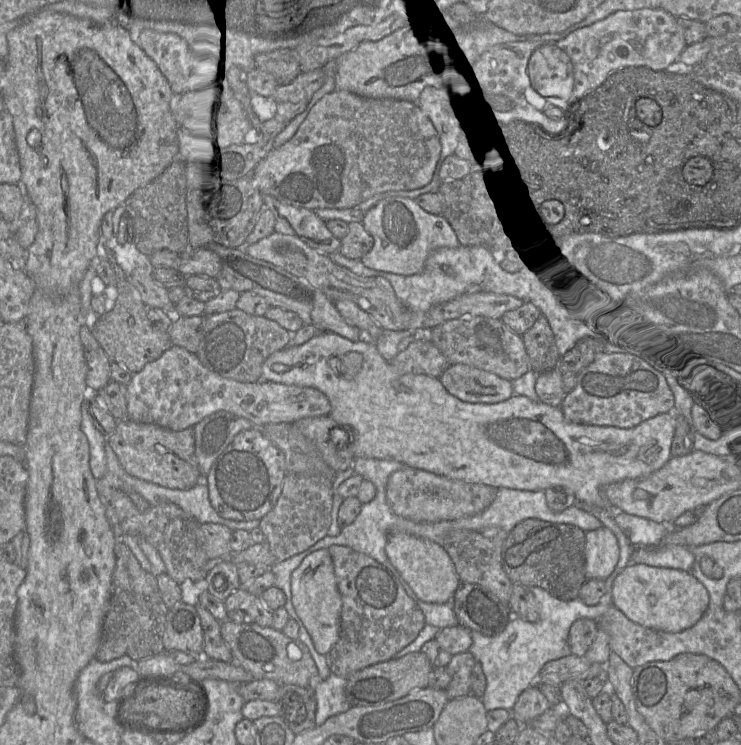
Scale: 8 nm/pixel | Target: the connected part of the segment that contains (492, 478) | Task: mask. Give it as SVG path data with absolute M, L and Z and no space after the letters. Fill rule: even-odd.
M321 332L302 345L286 347L273 353L265 360L262 365L261 381L289 386L314 388L322 392L331 404L331 411L328 416L342 425L351 427L354 431L355 458L394 460L402 463L403 465L424 470L439 476L444 476L449 479L464 481L467 483L480 483L496 489L509 488L525 491L544 491L550 487L562 486L574 493L577 498L577 502L605 509L613 509L604 494L604 490L607 486L626 479L640 479L647 477L662 468L672 457L671 446L676 429L676 414L674 412L659 414L653 418L643 421L633 428L623 429L613 426L575 424L565 419L560 407L550 406L543 402L534 402L521 395L514 394L508 400L495 404L467 403L451 395L443 386L440 378L424 374L399 373L381 356L377 350L375 341L370 340L365 336L358 341L350 341L332 332ZM349 352L356 352L362 355L362 366L355 377L352 379L345 379L341 377L338 368L335 367L335 362L332 363L331 368L329 360L332 357L343 356Z

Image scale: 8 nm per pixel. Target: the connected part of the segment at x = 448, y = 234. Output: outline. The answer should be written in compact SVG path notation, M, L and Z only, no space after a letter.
M393 196L383 199L367 211L361 224L374 239L372 249L361 258L361 262L378 271L418 274L424 269L431 252L460 245L455 231L444 216L425 211L412 198Z

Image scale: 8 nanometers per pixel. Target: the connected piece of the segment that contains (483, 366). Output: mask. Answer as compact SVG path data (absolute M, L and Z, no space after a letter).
M474 316L448 320L429 330L427 338L440 350L450 366L465 364L510 381L531 369L523 336L512 331L501 319Z

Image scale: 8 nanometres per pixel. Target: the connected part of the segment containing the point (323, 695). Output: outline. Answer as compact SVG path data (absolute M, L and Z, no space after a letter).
M331 673L321 681L315 681L312 688L316 695L316 726L322 725L328 718L344 713L351 708L345 696L346 678Z

